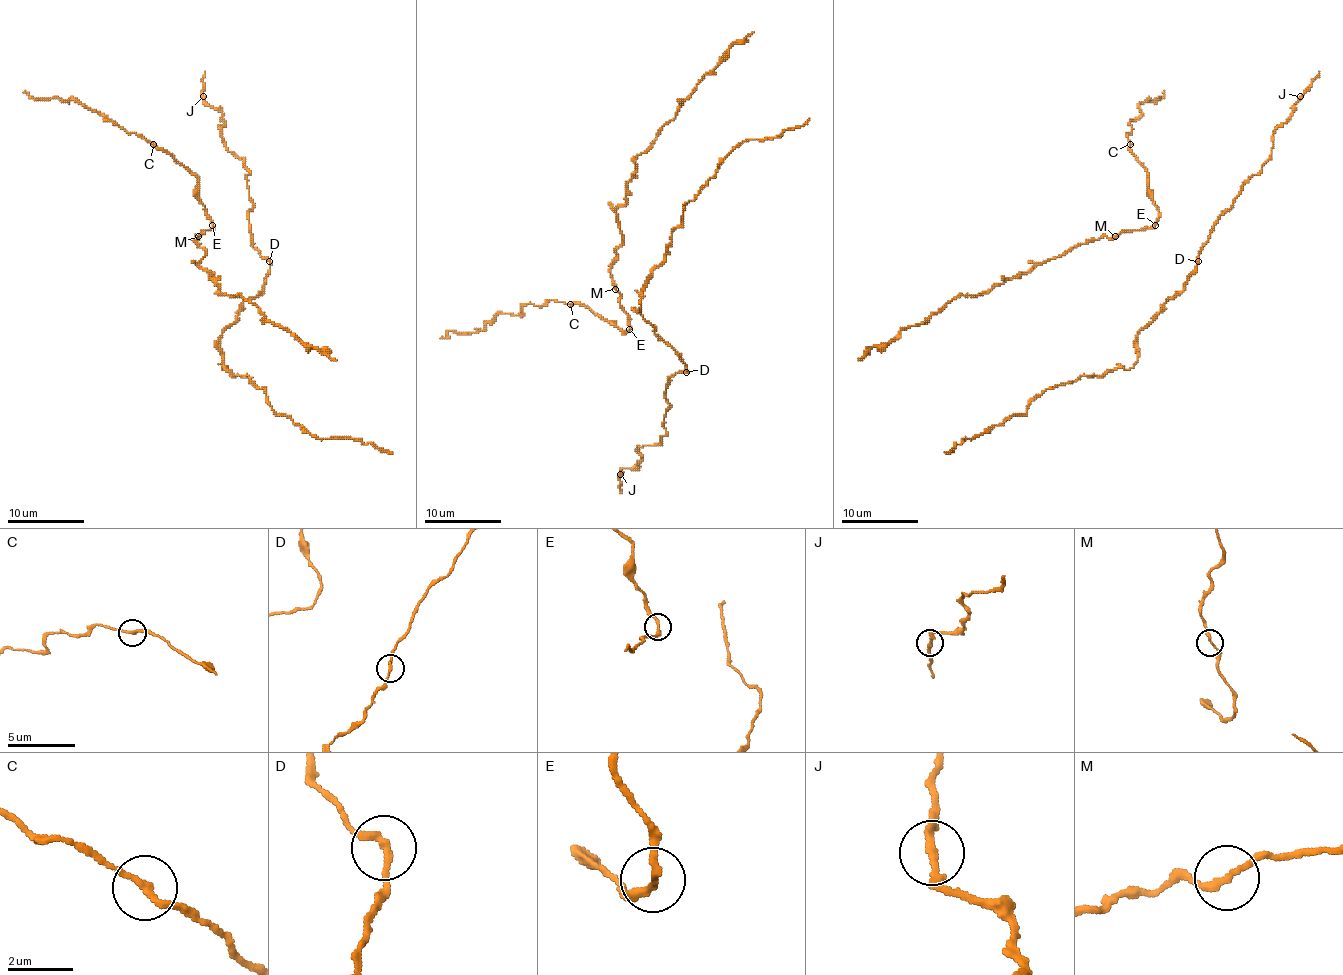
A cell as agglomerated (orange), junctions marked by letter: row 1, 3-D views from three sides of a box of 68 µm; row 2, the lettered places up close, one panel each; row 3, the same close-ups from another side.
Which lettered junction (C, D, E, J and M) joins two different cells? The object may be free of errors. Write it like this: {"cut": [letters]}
{"cut": []}

